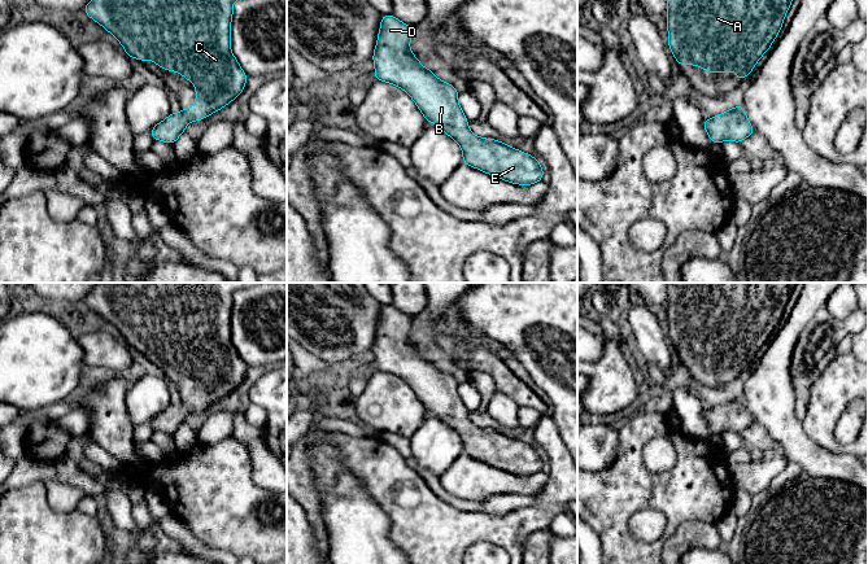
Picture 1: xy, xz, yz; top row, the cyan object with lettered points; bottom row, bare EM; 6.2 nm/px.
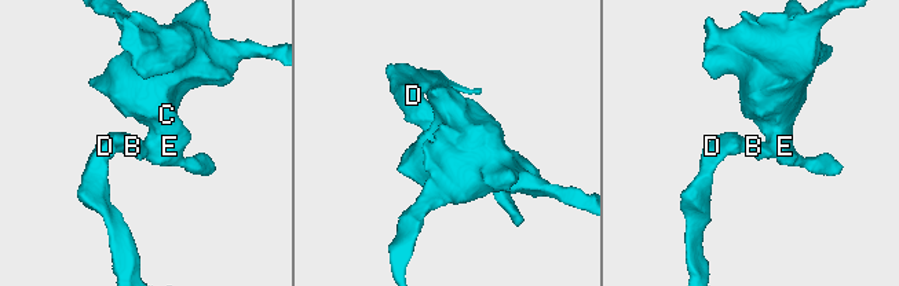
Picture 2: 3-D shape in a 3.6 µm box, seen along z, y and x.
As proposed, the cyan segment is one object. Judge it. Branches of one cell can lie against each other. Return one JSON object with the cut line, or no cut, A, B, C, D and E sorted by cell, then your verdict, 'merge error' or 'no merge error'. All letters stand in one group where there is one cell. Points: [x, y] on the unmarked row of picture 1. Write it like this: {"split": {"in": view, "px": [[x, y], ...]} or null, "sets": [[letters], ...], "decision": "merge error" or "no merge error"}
{"split": null, "sets": [["A", "B", "C", "D", "E"]], "decision": "no merge error"}

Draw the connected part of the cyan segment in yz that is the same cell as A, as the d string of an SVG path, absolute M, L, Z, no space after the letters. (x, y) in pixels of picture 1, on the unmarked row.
M667 283L667 319L668 336L679 355L695 355L708 363L732 363L737 362L737 371L747 367L762 346L771 338L773 331L777 328L784 309L797 283Z

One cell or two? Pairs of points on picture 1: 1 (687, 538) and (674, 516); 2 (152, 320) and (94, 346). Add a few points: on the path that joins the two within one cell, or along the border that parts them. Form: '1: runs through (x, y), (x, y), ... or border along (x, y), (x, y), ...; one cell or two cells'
1: border along (709, 521), (684, 521), (662, 550); two cells
2: border along (125, 344), (129, 348); two cells

